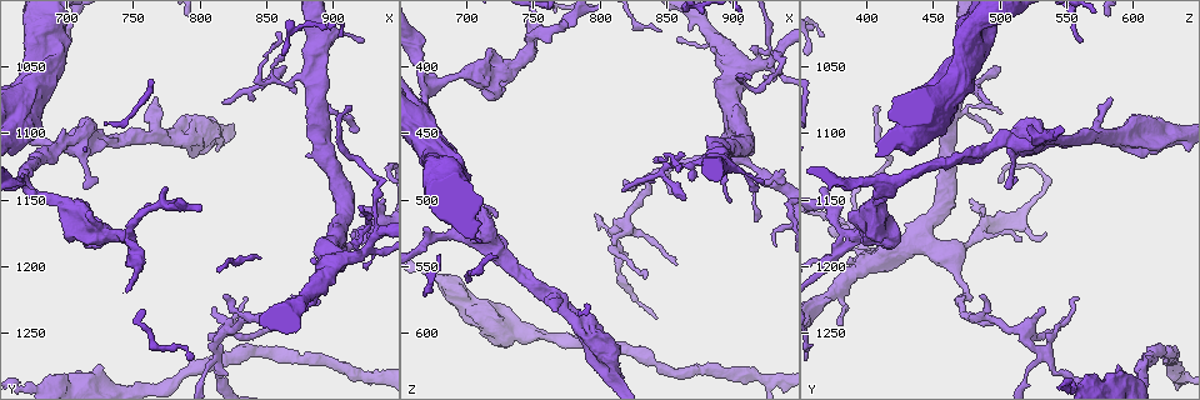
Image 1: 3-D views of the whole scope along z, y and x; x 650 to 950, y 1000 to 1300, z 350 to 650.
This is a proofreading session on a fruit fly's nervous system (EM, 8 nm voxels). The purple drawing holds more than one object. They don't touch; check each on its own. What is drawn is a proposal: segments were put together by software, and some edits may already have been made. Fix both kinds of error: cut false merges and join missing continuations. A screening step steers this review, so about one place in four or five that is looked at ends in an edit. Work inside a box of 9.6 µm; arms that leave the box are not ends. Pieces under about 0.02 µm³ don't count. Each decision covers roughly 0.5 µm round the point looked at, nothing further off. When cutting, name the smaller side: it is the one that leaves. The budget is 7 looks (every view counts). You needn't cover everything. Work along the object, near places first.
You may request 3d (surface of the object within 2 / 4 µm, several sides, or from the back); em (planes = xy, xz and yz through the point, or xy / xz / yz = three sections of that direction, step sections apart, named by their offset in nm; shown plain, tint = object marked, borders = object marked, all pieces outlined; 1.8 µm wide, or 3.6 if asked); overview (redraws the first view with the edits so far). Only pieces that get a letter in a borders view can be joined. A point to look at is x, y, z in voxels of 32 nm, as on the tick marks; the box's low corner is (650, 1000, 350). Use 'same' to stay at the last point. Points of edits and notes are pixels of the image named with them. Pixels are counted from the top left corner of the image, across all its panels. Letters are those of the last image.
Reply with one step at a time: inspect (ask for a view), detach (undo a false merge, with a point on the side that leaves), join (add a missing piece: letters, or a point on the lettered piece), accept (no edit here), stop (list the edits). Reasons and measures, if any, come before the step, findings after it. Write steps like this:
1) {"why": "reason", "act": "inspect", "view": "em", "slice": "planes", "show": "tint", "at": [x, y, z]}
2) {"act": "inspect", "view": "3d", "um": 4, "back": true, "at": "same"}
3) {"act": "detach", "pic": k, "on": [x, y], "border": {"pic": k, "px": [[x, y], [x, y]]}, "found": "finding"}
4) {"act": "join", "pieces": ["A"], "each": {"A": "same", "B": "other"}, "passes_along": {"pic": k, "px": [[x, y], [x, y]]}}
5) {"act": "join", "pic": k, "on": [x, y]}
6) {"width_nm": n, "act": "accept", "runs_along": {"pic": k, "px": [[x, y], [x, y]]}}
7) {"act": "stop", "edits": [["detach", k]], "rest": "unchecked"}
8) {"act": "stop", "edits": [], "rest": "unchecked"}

{"why": "thin neck", "act": "inspect", "view": "3d", "um": 4, "at": [668, 1138, 420]}

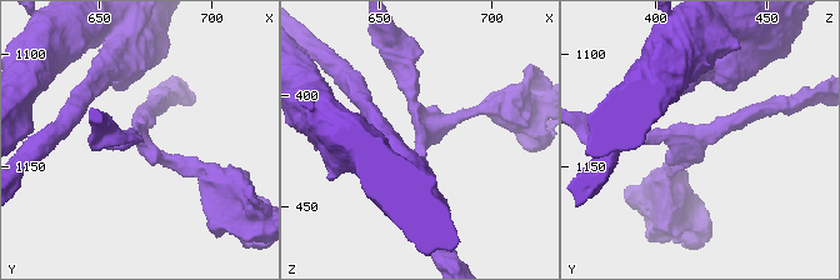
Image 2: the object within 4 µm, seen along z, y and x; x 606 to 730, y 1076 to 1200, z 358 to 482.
{"act": "inspect", "view": "em", "slice": "xy", "step": 8, "show": "tint", "at": [669, 1138, 421]}

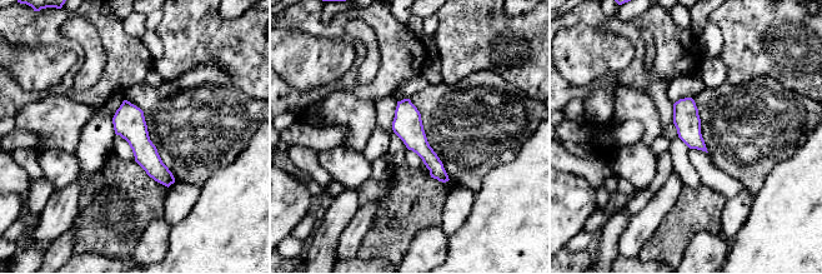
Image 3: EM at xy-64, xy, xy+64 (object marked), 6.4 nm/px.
{"act": "inspect", "view": "em", "slice": "planes", "show": "borders", "at": "same"}

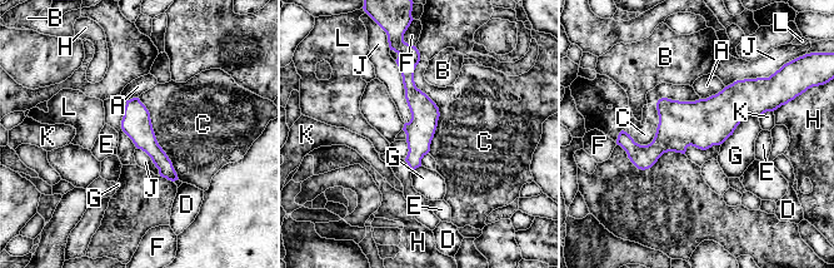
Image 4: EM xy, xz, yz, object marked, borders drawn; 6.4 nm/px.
{"longest_contact_nm": ["C", 600], "act": "accept", "each": {"A": "other", "B": "other", "C": "other", "D": "other", "E": "other", "F": "other", "G": "other", "H": "other", "J": "other", "K": "other", "L": "other"}, "runs_along": {"pic": 4, "px": [[769, 107], [684, 123], [654, 150], [624, 139]]}, "found": "one neuron here"}

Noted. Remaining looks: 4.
{"why": "three-way junction", "act": "inspect", "view": "em", "um": 3.6, "slice": "planes", "show": "tint", "at": [700, 1104, 510]}

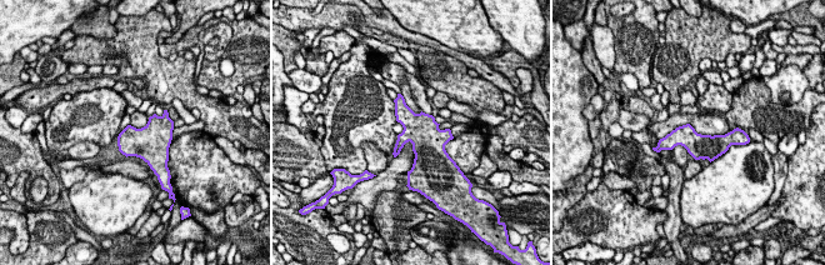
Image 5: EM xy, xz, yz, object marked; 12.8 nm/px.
{"why": "see the neighbours", "act": "inspect", "view": "em", "um": 3.6, "slice": "planes", "show": "borders", "at": "same"}

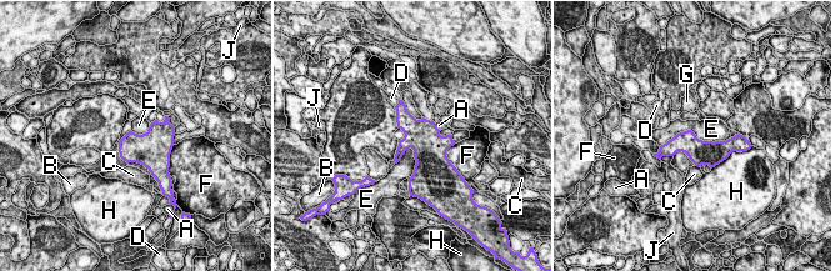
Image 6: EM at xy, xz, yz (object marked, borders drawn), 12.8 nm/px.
{"act": "accept", "each": {"A": "other", "B": "other", "C": "other", "D": "other", "E": "other", "F": "other", "G": "other", "H": "other", "J": "other"}, "found": "all the same neuron"}

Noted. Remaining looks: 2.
{"why": "thin end", "act": "inspect", "view": "em", "slice": "planes", "show": "borders", "at": [816, 1222, 488]}

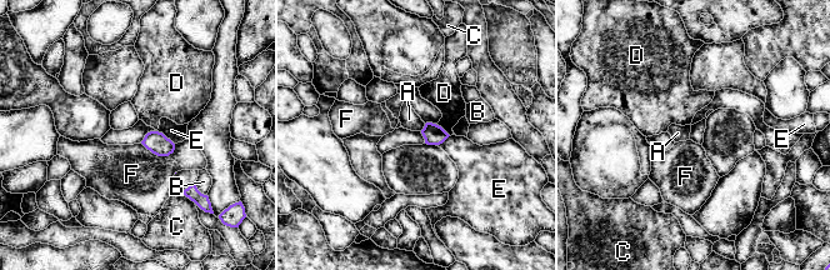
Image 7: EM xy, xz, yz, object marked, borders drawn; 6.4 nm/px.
{"act": "accept", "each": {"A": "other", "B": "other", "C": "other", "D": "other", "E": "other", "F": "other"}, "border": {"pic": 7, "px": [[140, 141], [161, 131], [174, 144]]}, "found": "none of them fits"}

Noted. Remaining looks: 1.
{"act": "stop", "edits": [], "rest": "unchecked"}

